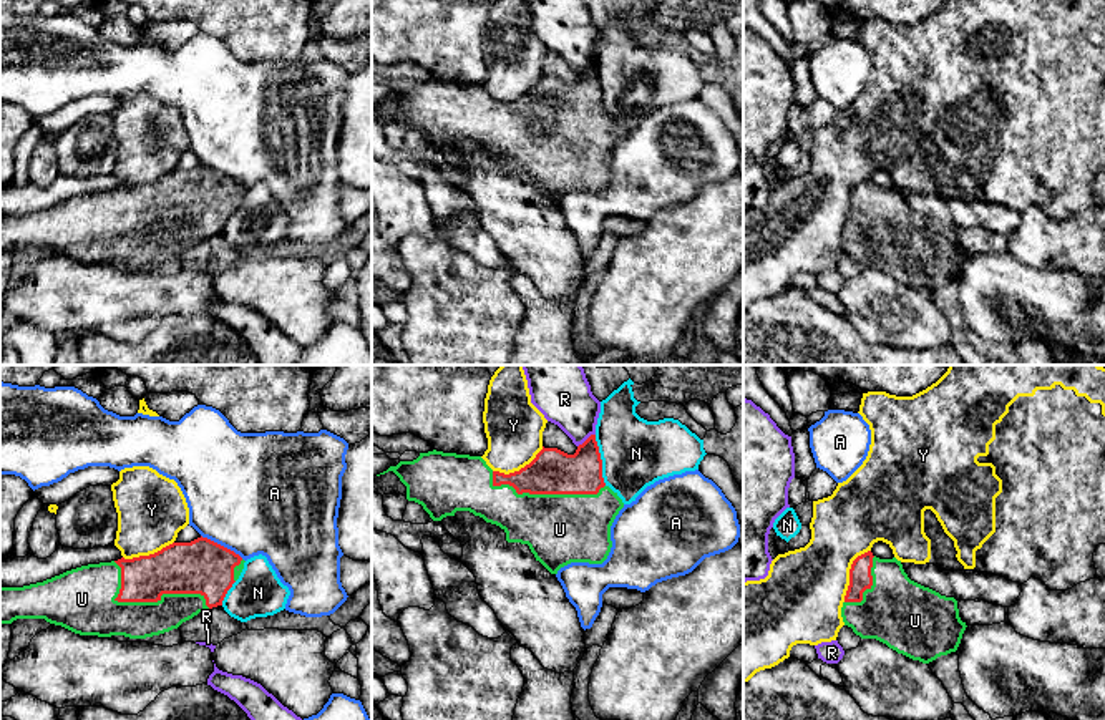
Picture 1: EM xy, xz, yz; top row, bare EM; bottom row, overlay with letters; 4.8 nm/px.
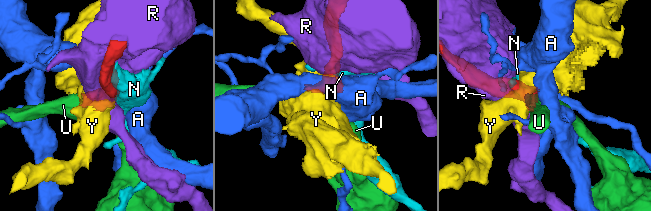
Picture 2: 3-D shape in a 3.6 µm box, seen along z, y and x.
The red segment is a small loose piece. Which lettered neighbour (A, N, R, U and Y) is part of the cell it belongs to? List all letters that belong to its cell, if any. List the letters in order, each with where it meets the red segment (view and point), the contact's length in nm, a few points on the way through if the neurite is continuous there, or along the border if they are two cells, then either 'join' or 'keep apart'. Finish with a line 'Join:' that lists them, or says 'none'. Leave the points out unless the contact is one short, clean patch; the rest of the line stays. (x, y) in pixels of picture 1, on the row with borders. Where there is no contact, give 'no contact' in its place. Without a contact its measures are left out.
A: meets red in xy at (223, 546); contact 240 nm long; border along xy (201, 535), (243, 558); keep apart
N: meets red in xz at (601, 460); contact 260 nm long; keep apart
R: meets red in xz at (588, 438); contact 110 nm long; keep apart
U: meets red in xy at (146, 601); contact 500 nm long; join
Y: meets red in yz at (850, 573); contact 280 nm long; keep apart
Join: U

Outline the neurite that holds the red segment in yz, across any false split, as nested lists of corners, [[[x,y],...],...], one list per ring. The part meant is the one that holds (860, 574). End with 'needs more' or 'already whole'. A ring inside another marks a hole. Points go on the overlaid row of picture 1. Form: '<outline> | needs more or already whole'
[[[871,551],[858,556],[851,564],[841,617],[845,625],[861,639],[876,639],[898,654],[922,664],[956,652],[967,627],[959,617],[954,597],[941,596],[911,581],[901,561],[879,559]]] | needs more

